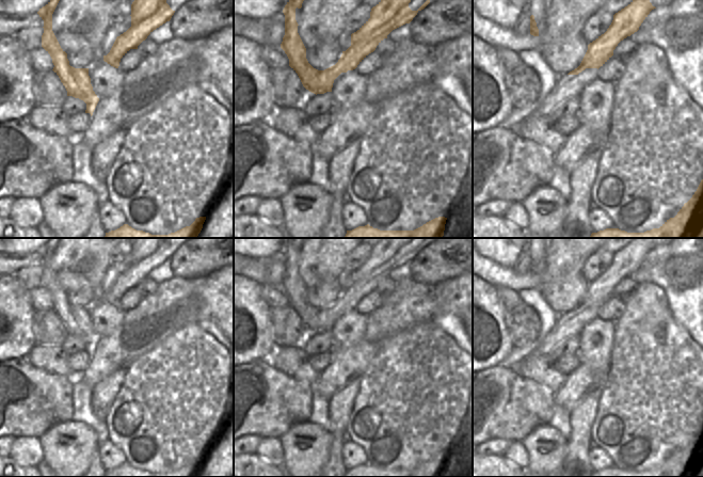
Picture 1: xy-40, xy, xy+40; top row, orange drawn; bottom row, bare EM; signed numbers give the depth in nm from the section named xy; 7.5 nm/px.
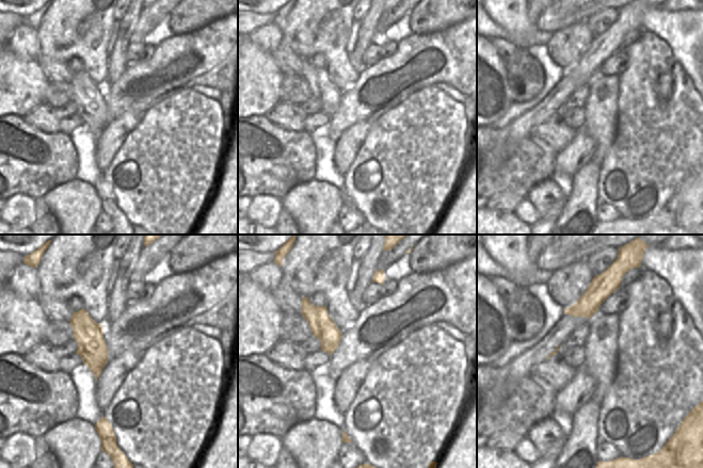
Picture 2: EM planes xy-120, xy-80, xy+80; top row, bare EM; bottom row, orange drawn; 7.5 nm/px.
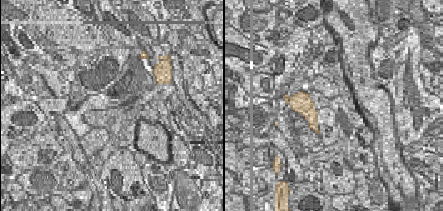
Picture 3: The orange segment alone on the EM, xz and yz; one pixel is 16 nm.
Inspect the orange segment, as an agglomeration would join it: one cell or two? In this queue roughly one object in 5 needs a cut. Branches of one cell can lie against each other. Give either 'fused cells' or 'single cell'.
fused cells

